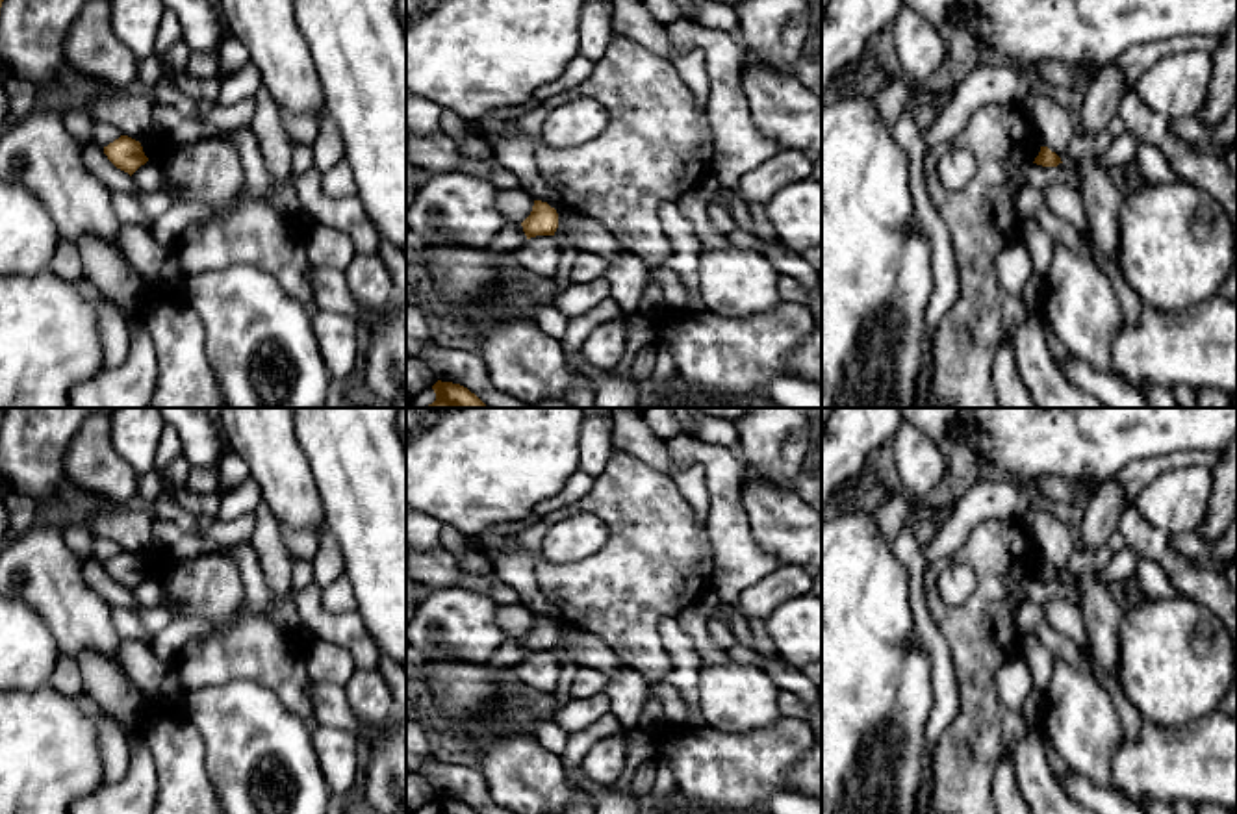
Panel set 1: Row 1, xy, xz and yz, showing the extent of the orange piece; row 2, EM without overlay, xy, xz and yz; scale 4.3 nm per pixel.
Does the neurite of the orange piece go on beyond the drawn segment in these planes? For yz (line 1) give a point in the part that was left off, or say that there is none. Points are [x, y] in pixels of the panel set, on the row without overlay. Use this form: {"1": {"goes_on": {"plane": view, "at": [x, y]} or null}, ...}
{"1": {"goes_on": null}}

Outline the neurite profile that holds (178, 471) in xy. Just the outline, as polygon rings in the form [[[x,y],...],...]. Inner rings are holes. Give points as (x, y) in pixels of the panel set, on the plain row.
[[[182,454],[180,458],[176,458],[167,469],[165,469],[165,477],[176,486],[184,486],[189,473],[191,473],[193,465],[189,464],[189,460]]]

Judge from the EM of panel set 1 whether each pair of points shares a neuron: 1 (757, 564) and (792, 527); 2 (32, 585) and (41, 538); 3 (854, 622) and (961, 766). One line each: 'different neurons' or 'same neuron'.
1: different neurons
2: same neuron
3: different neurons

